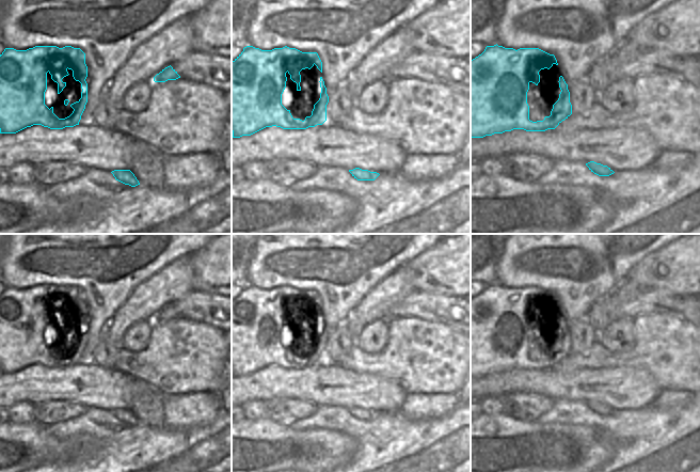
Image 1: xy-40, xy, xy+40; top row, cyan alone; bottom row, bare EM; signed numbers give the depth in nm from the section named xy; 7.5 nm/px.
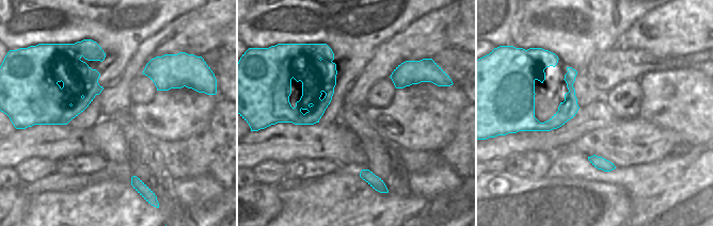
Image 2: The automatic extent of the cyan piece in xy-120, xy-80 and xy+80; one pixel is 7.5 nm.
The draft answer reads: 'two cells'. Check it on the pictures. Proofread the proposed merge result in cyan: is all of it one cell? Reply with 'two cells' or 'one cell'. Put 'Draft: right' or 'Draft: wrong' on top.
Draft: wrong
one cell

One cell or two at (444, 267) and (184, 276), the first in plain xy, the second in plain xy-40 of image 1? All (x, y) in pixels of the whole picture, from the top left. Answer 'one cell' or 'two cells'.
two cells

